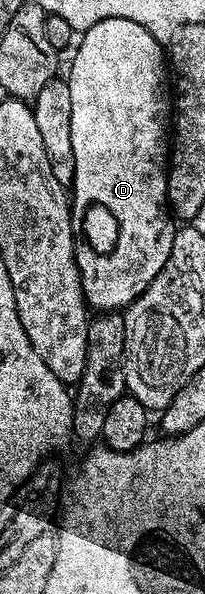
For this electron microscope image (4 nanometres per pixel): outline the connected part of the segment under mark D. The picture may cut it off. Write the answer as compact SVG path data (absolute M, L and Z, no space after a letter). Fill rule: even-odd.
M110 18L109 20L101 20L97 24L93 24L87 30L82 31L79 42L79 51L75 54L75 59L71 62L71 78L69 77L69 85L71 87L71 135L73 136L73 156L75 157L75 180L73 183L73 222L77 227L75 232L75 262L79 266L79 279L83 282L83 296L87 299L88 307L94 308L99 312L119 312L130 306L132 300L137 296L141 296L145 292L145 288L149 288L149 284L157 276L157 272L161 272L165 268L165 260L169 260L169 252L173 248L173 240L175 239L176 223L173 221L172 211L169 209L167 198L167 175L169 171L169 145L167 146L167 134L169 138L169 94L167 98L167 70L169 74L169 62L165 57L165 46L162 46L157 39L154 38L152 31L144 26L142 22L135 22L132 18Z

